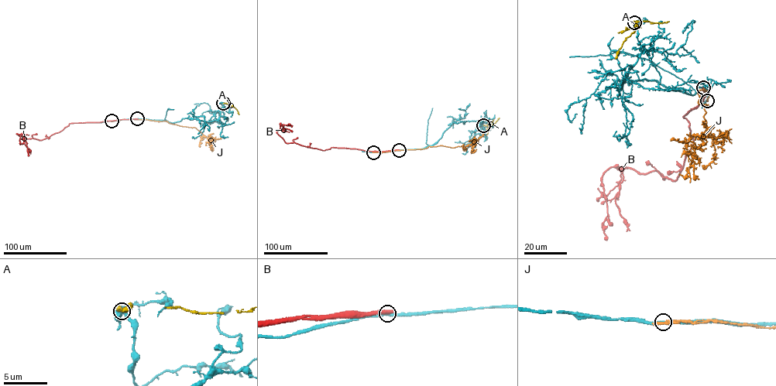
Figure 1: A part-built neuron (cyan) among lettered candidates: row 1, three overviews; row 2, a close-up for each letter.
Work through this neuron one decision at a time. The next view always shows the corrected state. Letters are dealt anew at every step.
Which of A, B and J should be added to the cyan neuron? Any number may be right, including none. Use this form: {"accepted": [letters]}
{"accepted": []}

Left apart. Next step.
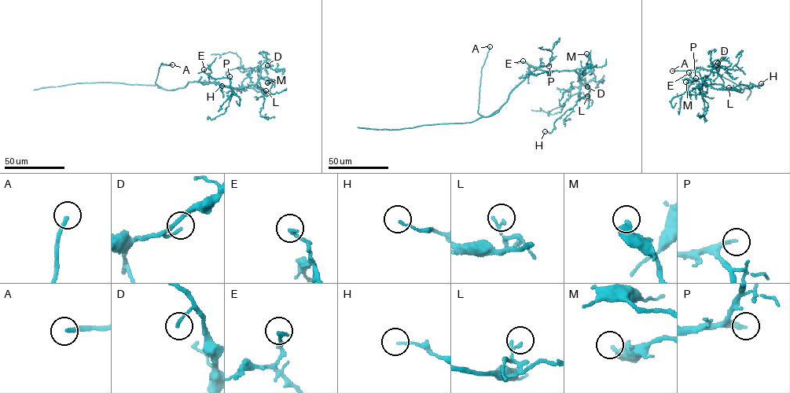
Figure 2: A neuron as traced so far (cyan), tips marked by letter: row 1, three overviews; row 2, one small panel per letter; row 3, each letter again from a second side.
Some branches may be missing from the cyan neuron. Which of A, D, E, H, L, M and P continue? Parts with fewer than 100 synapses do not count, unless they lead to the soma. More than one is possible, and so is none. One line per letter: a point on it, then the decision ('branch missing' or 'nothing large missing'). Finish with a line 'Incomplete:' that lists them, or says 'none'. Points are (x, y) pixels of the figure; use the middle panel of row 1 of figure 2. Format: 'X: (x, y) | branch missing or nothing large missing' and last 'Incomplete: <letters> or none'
A: (490, 46) | branch missing
D: (587, 86) | nothing large missing
E: (523, 60) | nothing large missing
H: (545, 131) | nothing large missing
L: (587, 96) | nothing large missing
M: (586, 53) | nothing large missing
P: (549, 66) | branch missing
Incomplete: A, P

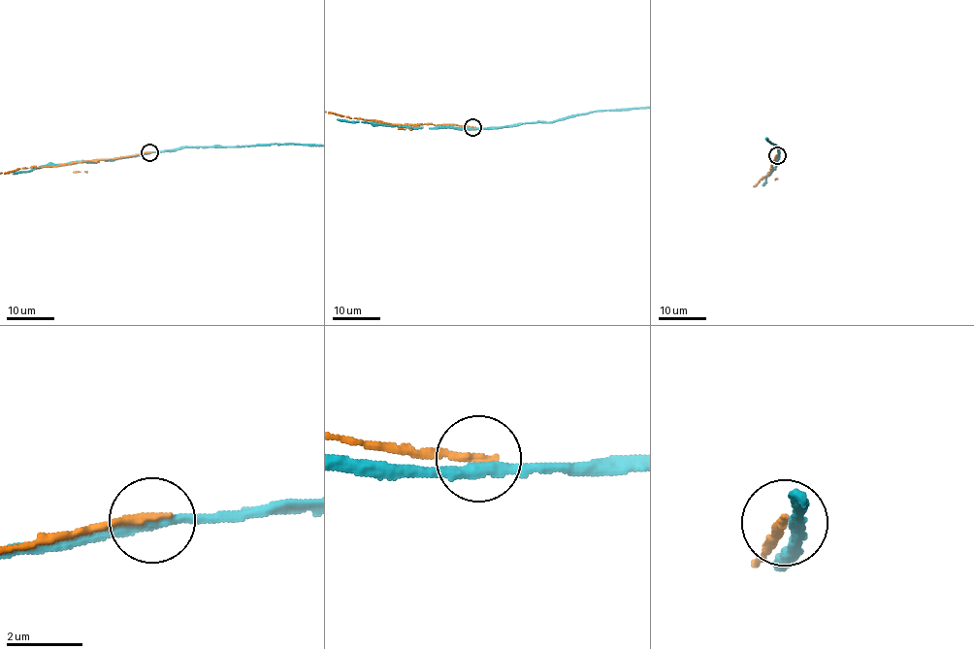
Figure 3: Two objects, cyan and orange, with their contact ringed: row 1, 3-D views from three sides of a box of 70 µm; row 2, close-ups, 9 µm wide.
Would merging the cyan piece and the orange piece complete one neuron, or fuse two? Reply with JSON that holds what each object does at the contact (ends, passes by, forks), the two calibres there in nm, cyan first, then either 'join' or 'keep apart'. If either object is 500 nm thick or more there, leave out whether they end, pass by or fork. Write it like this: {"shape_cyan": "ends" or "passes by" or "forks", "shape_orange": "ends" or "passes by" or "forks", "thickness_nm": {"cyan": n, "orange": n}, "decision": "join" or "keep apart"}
{"shape_cyan": "passes by", "shape_orange": "ends", "thickness_nm": {"cyan": 260, "orange": 220}, "decision": "keep apart"}

